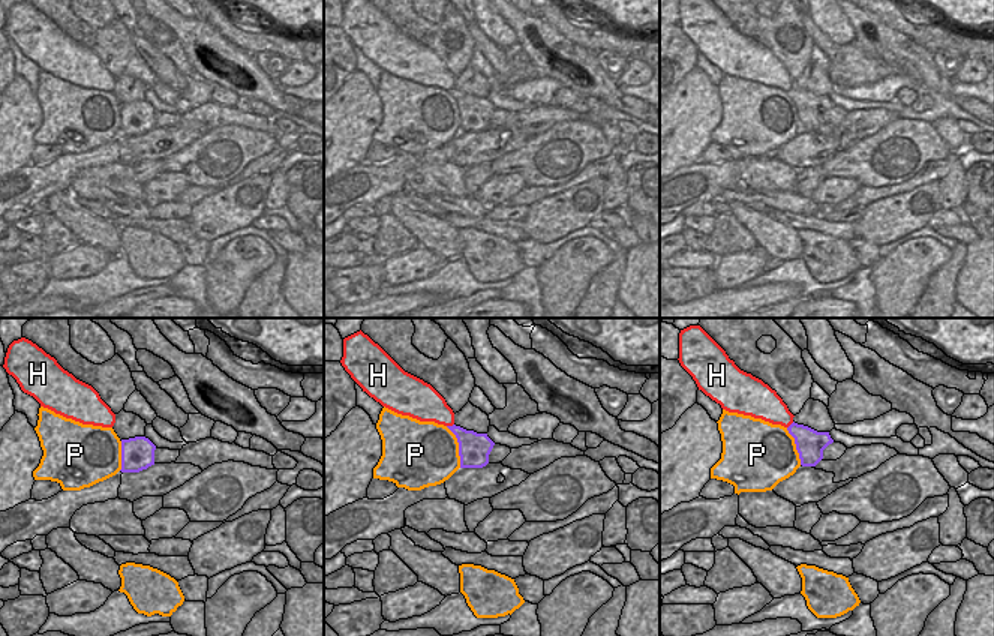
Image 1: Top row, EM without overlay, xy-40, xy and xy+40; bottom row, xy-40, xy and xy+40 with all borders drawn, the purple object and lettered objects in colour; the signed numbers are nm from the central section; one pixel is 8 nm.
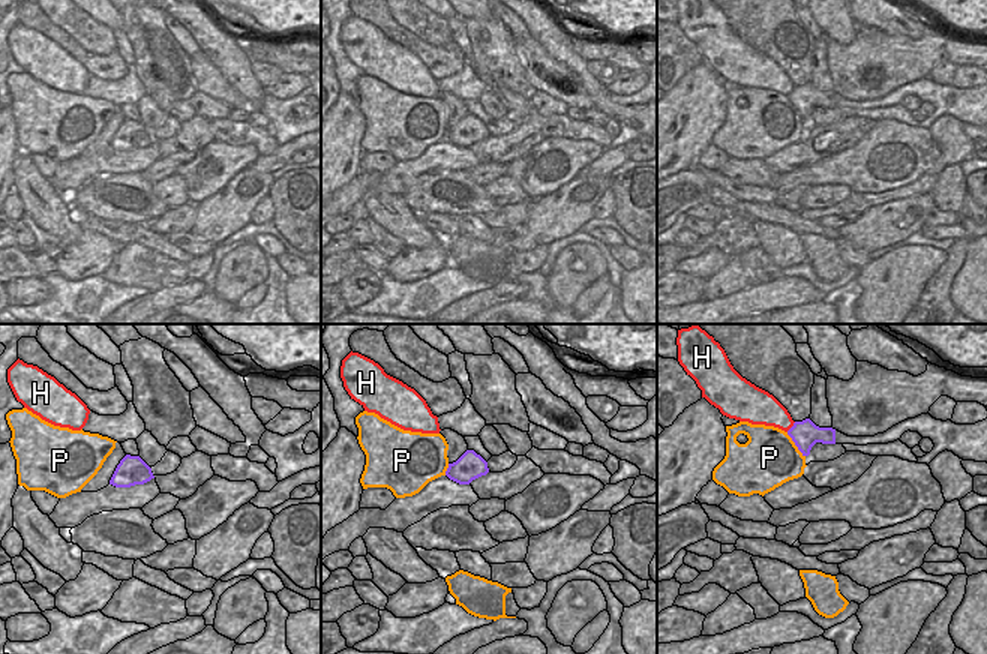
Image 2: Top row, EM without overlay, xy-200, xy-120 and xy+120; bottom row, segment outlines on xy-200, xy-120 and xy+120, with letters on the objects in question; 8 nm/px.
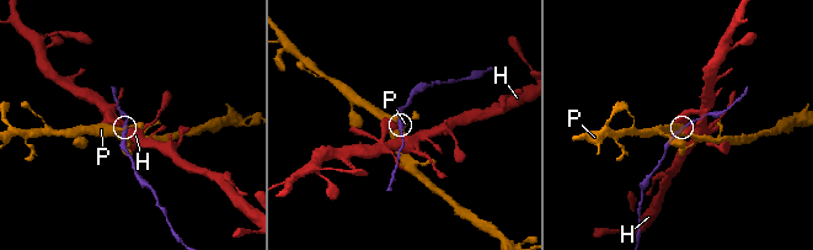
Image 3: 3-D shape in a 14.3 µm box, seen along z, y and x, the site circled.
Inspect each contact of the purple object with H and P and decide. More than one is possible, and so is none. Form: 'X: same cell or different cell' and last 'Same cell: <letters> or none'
H: different cell
P: different cell
Same cell: none

